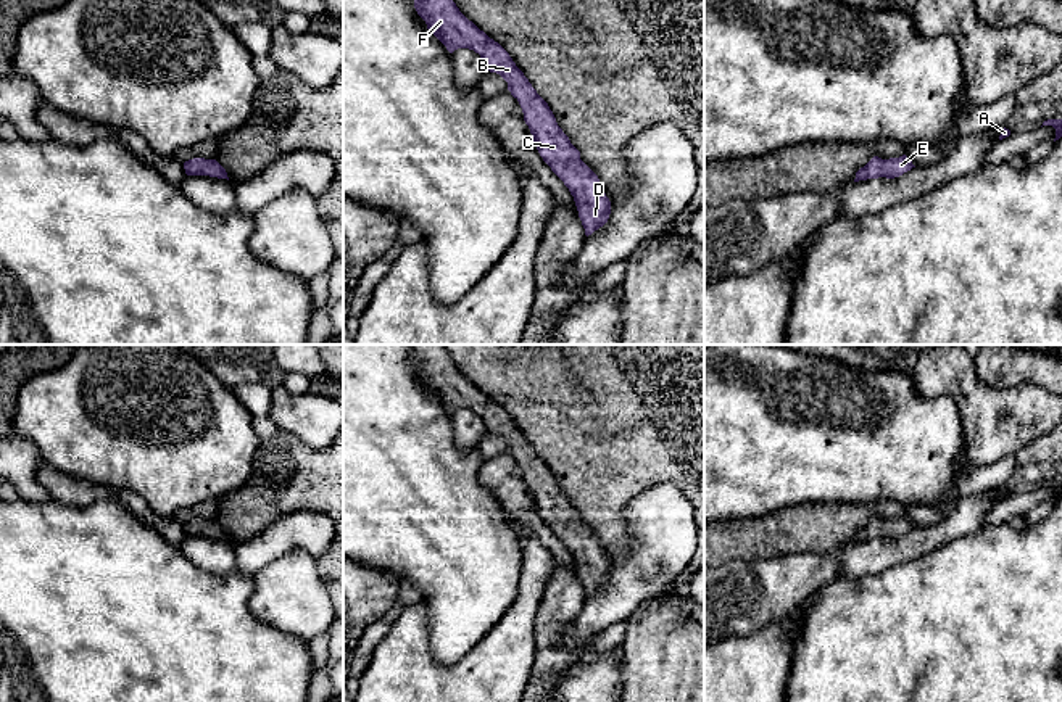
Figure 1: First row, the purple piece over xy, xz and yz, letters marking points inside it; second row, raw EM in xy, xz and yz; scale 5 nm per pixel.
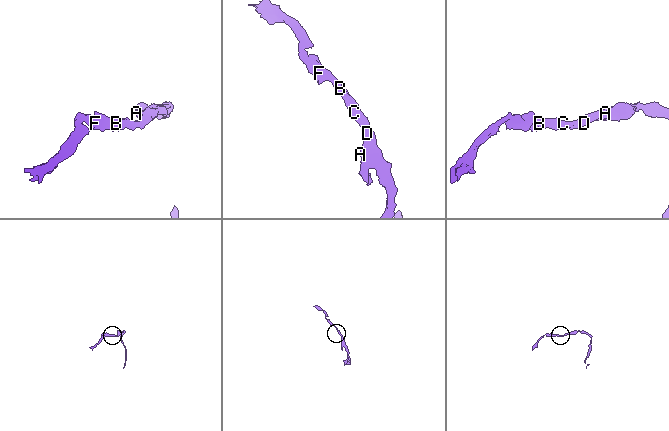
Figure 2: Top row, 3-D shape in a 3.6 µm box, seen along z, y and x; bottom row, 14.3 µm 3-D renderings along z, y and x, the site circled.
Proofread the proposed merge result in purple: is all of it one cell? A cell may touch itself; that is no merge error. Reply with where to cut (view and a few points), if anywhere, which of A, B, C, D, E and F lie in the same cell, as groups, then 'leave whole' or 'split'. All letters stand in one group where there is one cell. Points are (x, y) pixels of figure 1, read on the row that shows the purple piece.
no cut | A B C D E F | leave whole

